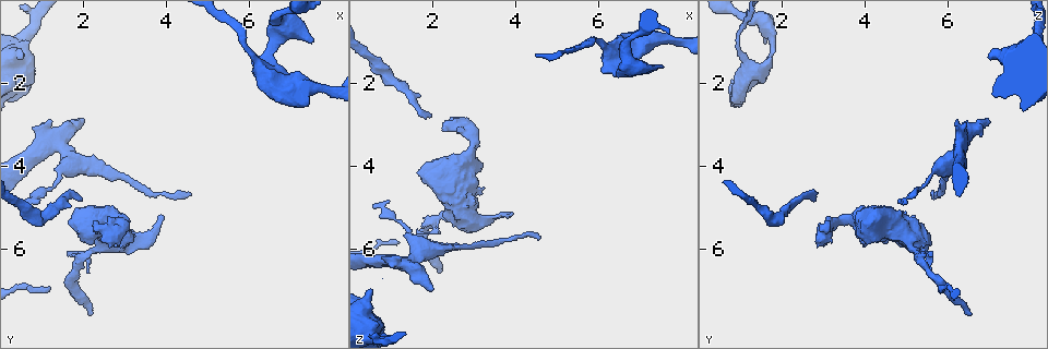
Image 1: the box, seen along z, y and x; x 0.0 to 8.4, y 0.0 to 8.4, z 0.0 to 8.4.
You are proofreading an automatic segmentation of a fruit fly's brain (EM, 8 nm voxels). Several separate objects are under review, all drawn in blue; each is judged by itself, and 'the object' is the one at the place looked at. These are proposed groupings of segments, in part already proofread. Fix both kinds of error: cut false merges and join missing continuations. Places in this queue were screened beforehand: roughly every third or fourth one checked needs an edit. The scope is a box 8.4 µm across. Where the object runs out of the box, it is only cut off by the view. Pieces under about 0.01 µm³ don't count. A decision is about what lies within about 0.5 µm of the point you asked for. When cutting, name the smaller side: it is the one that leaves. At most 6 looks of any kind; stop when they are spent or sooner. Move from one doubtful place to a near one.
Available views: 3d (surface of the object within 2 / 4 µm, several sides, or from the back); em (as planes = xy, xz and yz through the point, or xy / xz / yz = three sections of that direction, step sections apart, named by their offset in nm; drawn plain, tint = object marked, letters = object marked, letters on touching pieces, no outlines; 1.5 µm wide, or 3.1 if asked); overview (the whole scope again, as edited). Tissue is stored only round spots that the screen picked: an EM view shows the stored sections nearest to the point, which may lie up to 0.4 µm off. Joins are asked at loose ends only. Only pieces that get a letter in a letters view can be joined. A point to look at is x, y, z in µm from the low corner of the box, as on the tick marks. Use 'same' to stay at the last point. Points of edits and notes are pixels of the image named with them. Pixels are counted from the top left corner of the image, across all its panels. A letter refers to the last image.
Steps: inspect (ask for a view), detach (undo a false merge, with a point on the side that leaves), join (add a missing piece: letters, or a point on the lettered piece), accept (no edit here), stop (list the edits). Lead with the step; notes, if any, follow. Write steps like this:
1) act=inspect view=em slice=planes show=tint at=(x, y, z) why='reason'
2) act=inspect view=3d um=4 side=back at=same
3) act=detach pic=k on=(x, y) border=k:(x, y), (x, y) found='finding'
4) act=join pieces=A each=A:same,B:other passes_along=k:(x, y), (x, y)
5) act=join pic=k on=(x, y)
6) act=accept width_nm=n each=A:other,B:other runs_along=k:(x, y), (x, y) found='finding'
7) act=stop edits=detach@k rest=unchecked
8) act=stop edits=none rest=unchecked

act=inspect view=em slice=yz step=4 show=letters at=(1.95, 4.85, 2.85) why='branch stops here'

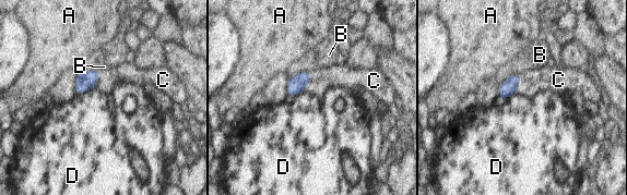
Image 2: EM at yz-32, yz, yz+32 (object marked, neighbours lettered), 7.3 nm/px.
act=join pieces=C longest_contact=C:150nm each=A:other,B:other,C:same,D:other passes_along=2:(297, 84), (308, 81), (321, 78) found='it goes on there'

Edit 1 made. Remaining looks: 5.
act=inspect view=overview why='redraw'

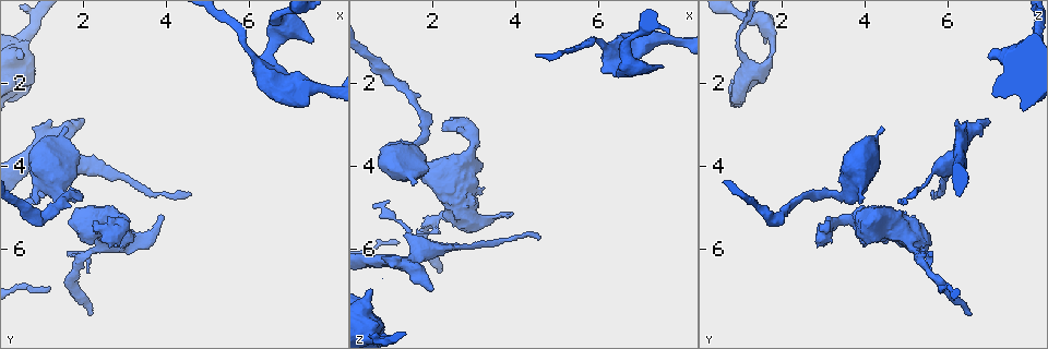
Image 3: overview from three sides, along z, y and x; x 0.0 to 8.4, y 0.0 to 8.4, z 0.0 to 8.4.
act=inspect view=em slice=xz step=4 show=letters at=(1.25, 2.85, 6.20) why='an open end'

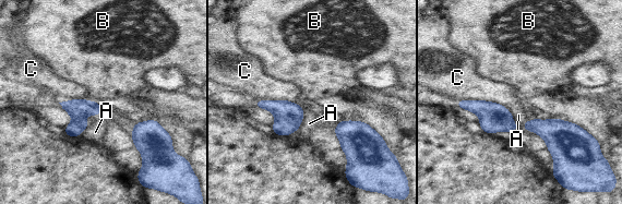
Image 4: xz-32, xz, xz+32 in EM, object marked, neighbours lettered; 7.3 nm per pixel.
act=inspect view=em slice=planes show=letters at=same why='another direction'

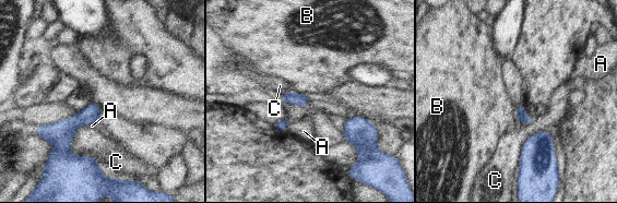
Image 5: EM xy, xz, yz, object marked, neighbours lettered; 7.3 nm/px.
act=accept each=A:other,B:other,C:other border=5:(291, 91), (308, 96) found='none of them fits'

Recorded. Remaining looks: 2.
act=stop edits=join@2 rest=unchecked

